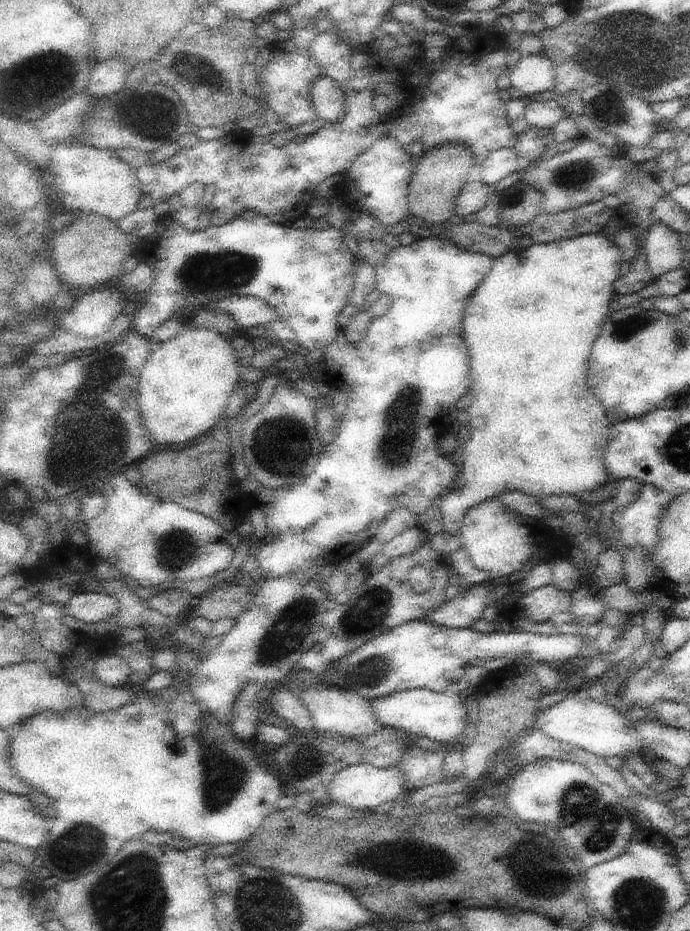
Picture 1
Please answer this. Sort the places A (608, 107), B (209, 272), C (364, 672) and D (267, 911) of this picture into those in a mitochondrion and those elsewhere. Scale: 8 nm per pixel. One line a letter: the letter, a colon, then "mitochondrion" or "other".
A: mitochondrion
B: mitochondrion
C: mitochondrion
D: mitochondrion

